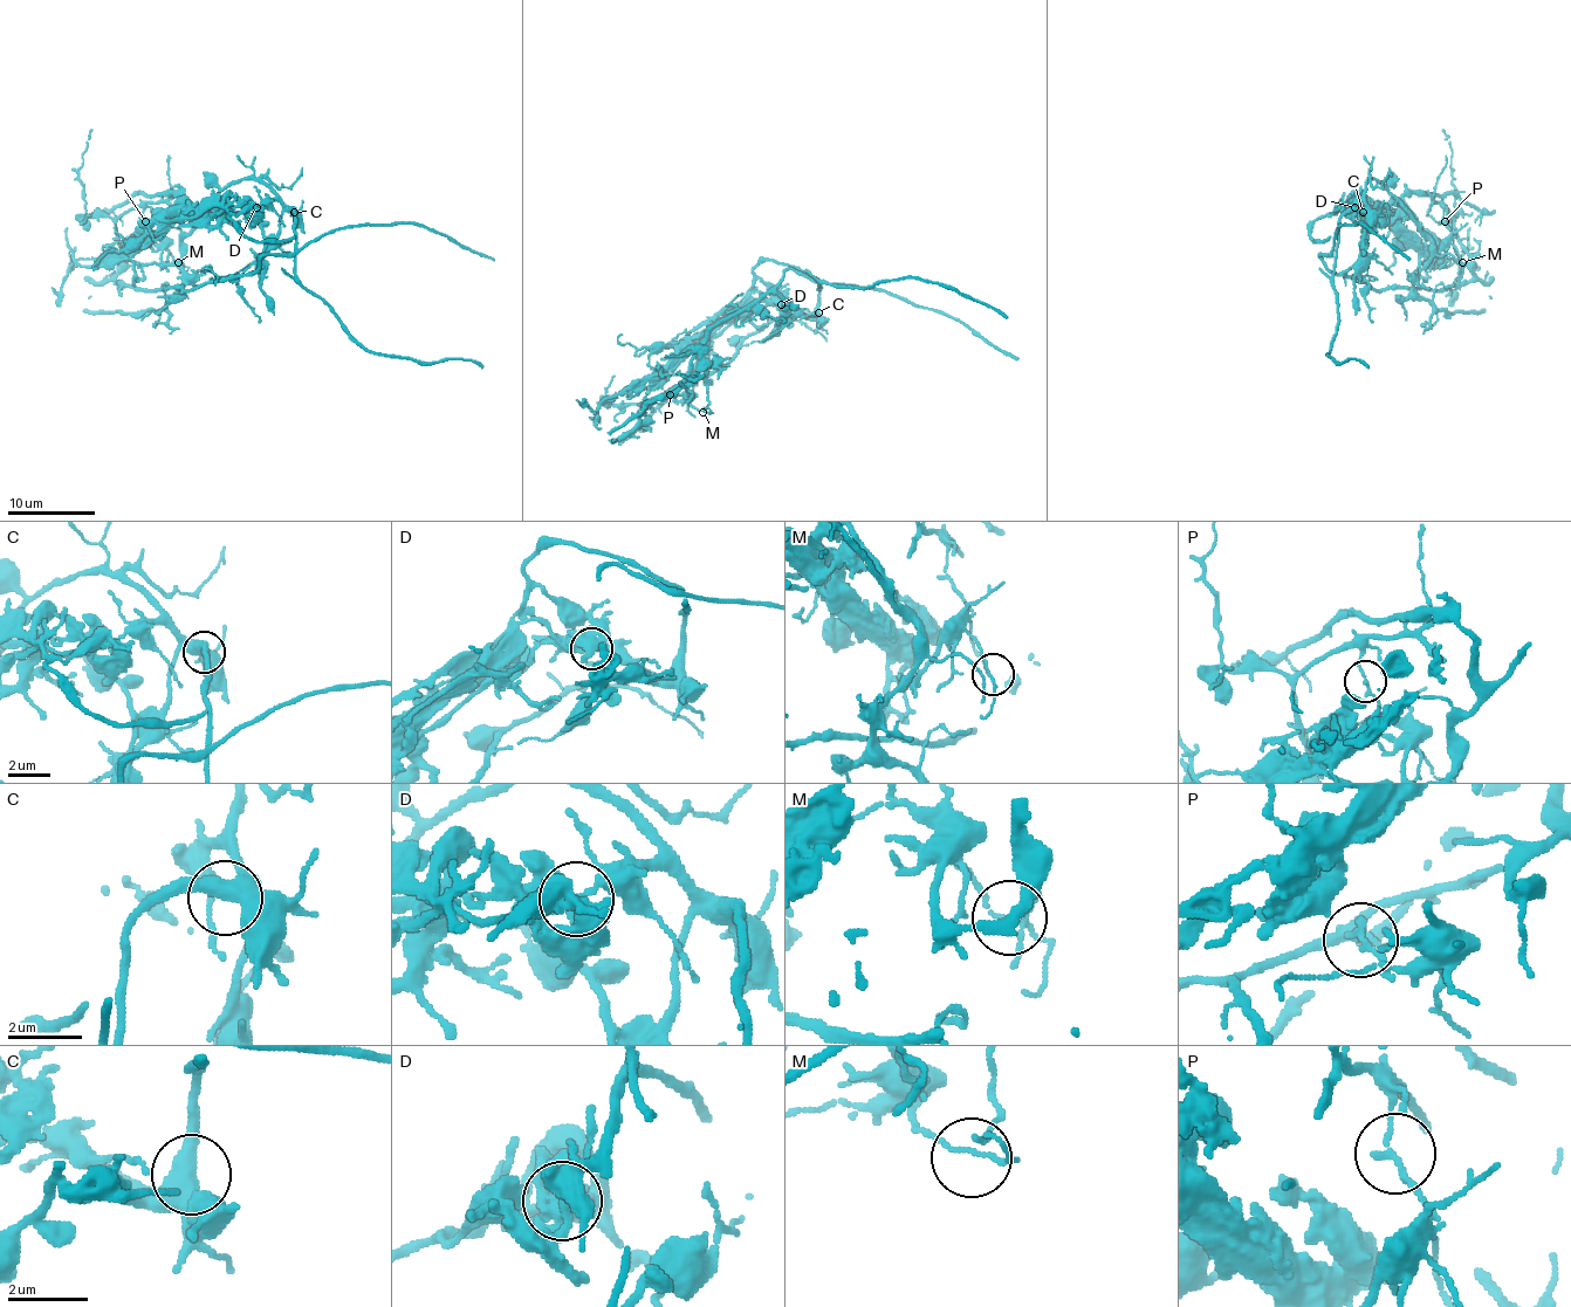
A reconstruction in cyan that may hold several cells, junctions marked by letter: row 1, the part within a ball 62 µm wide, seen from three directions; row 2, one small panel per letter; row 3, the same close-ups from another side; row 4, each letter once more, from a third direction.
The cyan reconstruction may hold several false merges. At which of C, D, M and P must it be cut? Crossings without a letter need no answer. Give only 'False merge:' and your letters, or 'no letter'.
False merge: D, P

